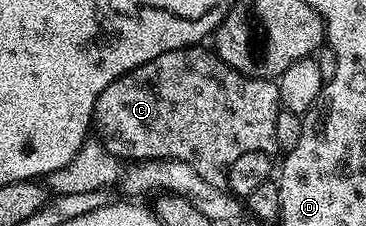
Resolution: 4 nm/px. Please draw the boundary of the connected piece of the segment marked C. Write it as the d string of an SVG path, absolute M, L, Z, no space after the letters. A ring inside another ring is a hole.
M205 46L180 48L159 54L151 62L143 62L135 70L123 74L103 94L97 96L93 107L92 127L96 139L110 154L125 162L138 160L178 160L187 162L215 186L225 188L229 167L248 152L278 151L275 138L275 118L282 111L276 83L264 76L244 76L239 70L227 66L216 51Z

